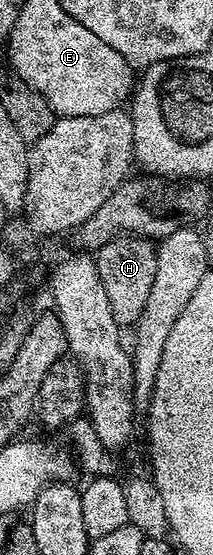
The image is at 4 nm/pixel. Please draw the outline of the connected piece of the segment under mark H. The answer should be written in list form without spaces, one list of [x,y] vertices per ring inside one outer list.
[[[122,235],[109,241],[109,245],[101,245],[93,258],[101,285],[105,287],[105,297],[109,297],[113,317],[121,325],[135,324],[141,317],[141,309],[145,309],[149,292],[153,290],[153,277],[157,273],[156,244],[140,235]]]

